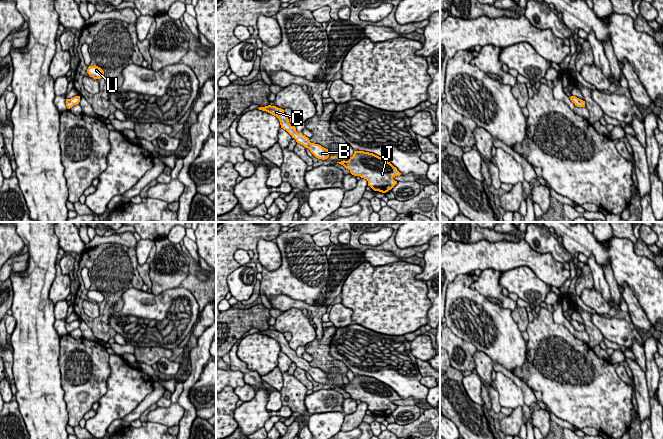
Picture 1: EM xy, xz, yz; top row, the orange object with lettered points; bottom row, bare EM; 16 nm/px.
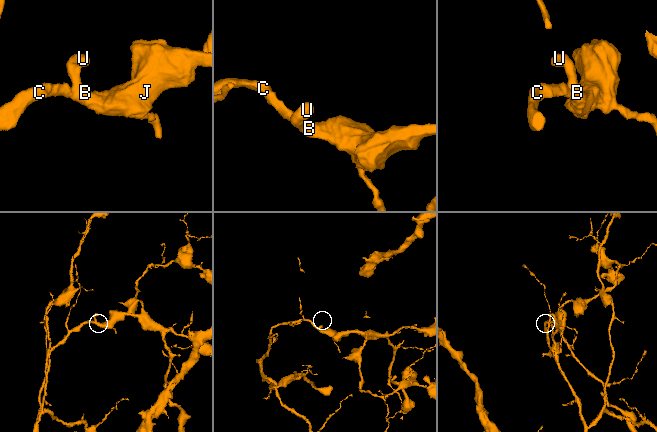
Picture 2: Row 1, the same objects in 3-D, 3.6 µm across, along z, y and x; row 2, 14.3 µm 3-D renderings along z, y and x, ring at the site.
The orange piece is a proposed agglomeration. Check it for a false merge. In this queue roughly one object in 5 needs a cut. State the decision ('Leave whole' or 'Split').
Leave whole

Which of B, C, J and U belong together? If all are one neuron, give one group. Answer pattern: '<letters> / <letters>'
B C J U

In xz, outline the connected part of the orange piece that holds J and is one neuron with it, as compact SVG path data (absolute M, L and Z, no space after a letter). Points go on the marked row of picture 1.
M354 151L348 161L337 163L343 165L352 175L366 179L368 186L382 193L391 190L397 184L393 178L401 175L387 160L364 151Z

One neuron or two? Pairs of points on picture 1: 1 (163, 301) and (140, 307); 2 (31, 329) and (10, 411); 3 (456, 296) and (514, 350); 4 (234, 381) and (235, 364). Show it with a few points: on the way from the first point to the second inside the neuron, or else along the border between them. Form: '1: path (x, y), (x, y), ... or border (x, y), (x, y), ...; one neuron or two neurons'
1: path (157, 306), (146, 306); one neuron
2: border (15, 400), (24, 422); two neurons
3: path (475, 296), (482, 300), (504, 322), (507, 331); one neuron
4: border (231, 369), (240, 371), (243, 374), (245, 383); two neurons

